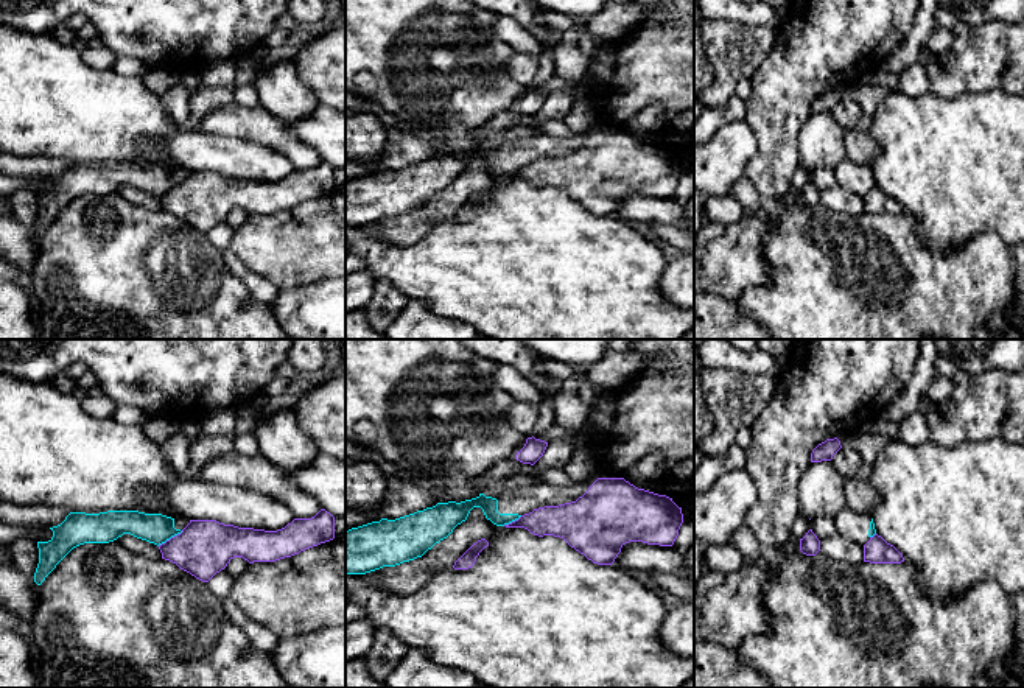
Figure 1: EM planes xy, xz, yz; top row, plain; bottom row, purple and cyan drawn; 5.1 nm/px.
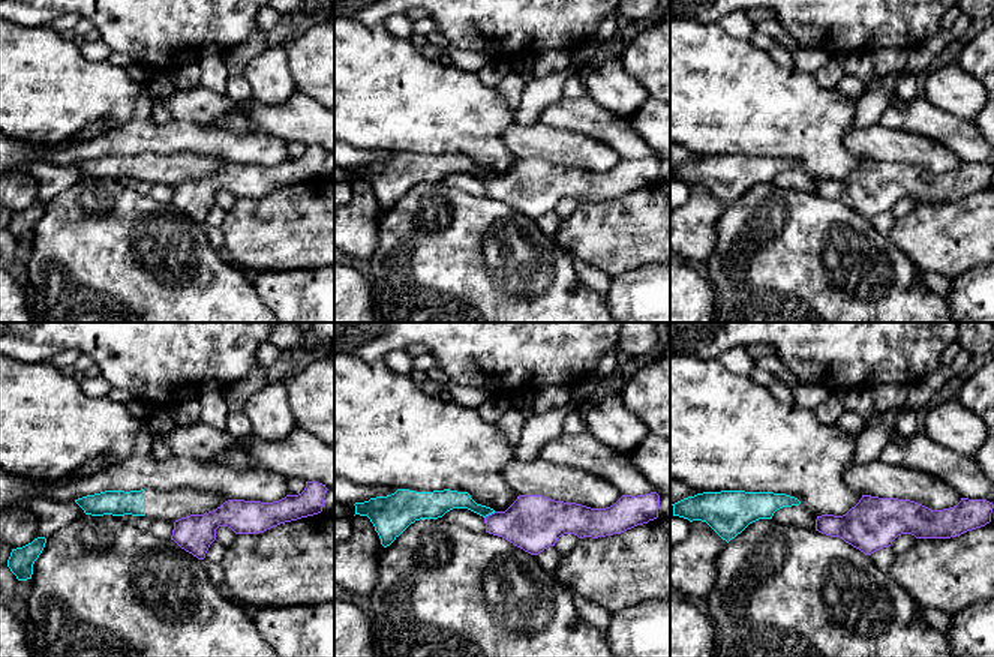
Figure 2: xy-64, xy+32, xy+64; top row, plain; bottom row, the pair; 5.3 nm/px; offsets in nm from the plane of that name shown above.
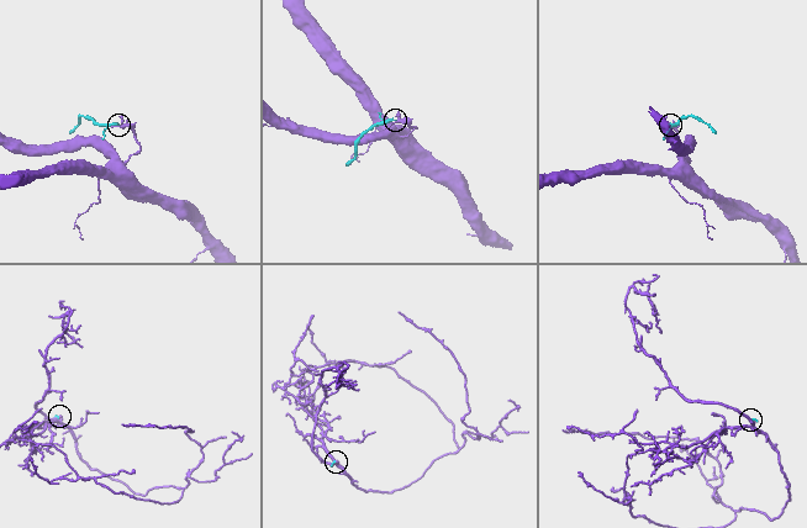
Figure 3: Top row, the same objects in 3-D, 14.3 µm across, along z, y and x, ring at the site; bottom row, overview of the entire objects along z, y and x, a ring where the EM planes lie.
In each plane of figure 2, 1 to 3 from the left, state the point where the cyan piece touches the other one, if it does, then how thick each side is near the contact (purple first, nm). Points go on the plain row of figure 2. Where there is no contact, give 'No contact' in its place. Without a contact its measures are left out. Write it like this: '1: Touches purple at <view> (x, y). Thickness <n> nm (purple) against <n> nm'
1: No contact
2: Touches purple at xy+32 (489, 179). Thickness 300 nm (purple) against 120 nm
3: No contact

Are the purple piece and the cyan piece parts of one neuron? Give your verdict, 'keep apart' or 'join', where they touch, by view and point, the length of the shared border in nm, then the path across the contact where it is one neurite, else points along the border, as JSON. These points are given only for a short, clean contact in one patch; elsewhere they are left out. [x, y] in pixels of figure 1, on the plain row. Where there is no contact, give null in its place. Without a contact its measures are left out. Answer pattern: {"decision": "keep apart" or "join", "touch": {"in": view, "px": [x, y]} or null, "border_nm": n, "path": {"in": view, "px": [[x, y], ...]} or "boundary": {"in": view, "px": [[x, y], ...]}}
{"decision": "keep apart", "touch": {"in": "xy", "px": [171, 189]}, "border_nm": 150, "boundary": {"in": "xy", "px": [[182, 182], [157, 196]]}}

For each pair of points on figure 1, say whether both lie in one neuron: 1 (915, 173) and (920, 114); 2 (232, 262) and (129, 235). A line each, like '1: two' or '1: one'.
1: one
2: two

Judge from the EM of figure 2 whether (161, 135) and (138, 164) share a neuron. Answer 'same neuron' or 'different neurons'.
different neurons

